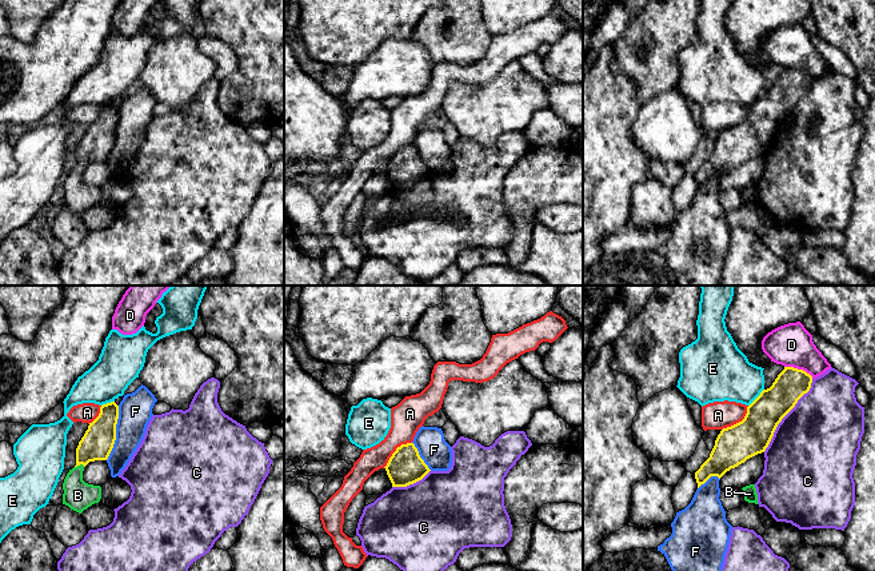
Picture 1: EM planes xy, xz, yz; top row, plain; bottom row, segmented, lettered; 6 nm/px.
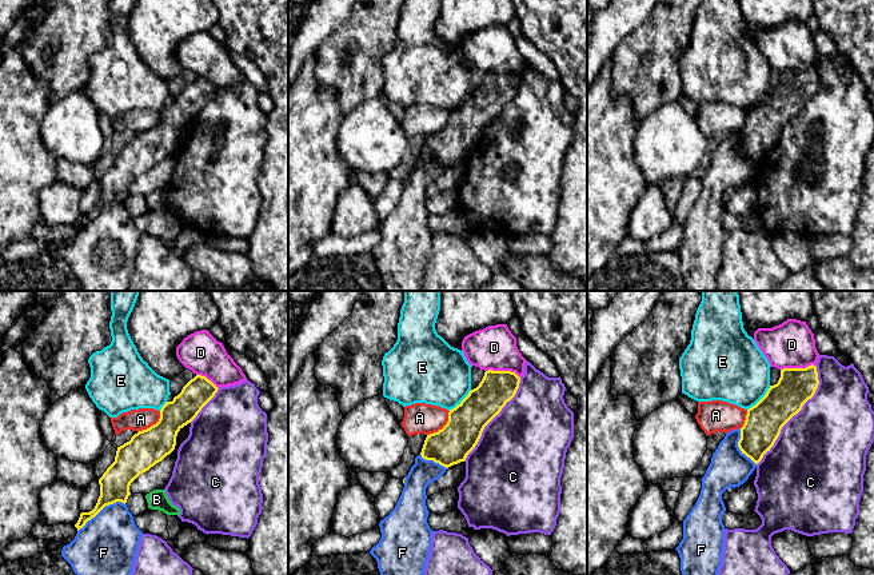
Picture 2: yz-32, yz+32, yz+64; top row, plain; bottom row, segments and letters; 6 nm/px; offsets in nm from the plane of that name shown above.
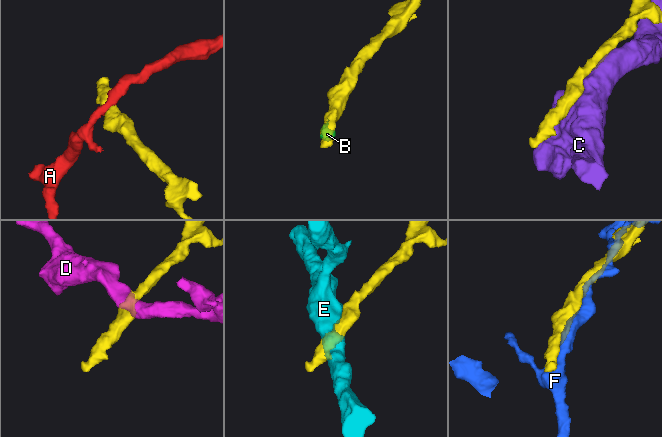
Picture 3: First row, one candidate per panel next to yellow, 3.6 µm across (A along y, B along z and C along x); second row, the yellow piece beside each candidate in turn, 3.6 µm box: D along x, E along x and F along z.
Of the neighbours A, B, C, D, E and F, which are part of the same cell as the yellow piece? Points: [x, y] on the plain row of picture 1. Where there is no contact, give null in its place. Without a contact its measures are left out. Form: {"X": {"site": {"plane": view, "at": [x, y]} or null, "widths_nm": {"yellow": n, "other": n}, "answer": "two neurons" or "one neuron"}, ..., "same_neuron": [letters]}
{"A": {"site": {"plane": "xz", "at": [395, 152]}, "widths_nm": {"yellow": 220, "other": 190}, "answer": "two neurons"}, "B": {"site": {"plane": "xy", "at": [79, 166]}, "widths_nm": {"yellow": 190, "other": 180}, "answer": "one neuron"}, "C": {"site": {"plane": "yz", "at": [786, 115]}, "widths_nm": {"yellow": 220, "other": 500}, "answer": "two neurons"}, "D": {"site": {"plane": "yz", "at": [799, 71]}, "widths_nm": {"yellow": 190, "other": 260}, "answer": "two neurons"}, "E": {"site": {"plane": "yz", "at": [756, 99]}, "widths_nm": {"yellow": 220, "other": 320}, "answer": "two neurons"}, "F": {"site": {"plane": "xy", "at": [115, 134]}, "widths_nm": {"yellow": 190, "other": 200}, "answer": "two neurons"}, "same_neuron": ["B"]}

